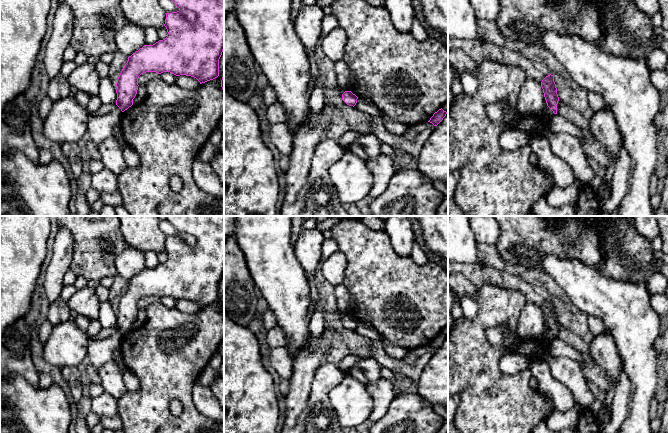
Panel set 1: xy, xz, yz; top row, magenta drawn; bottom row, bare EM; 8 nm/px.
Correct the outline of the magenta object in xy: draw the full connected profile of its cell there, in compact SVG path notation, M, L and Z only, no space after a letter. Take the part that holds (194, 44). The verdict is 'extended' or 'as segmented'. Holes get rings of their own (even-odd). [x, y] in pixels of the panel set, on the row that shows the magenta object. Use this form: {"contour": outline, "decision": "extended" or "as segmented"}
{"contour": "M172 0L179 8L177 12L166 13L164 26L167 37L153 45L144 45L128 57L116 83L116 105L122 112L133 105L138 90L138 78L146 72L170 72L176 76L186 75L196 78L200 84L219 76L219 59L224 50L224 0Z", "decision": "as segmented"}

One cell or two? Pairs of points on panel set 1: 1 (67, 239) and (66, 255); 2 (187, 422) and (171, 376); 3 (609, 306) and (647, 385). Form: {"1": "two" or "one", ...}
{"1": "one", "2": "one", "3": "one"}

